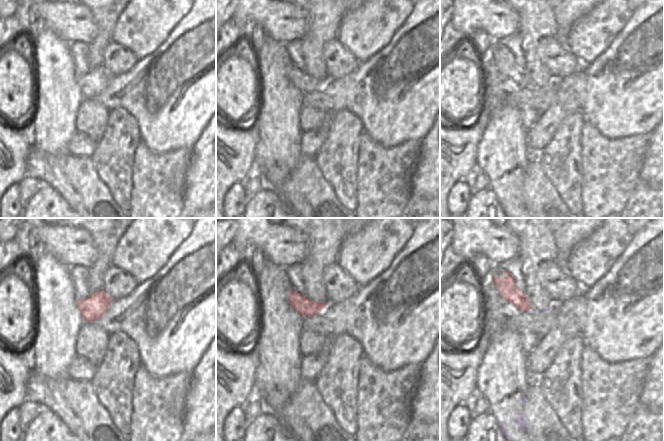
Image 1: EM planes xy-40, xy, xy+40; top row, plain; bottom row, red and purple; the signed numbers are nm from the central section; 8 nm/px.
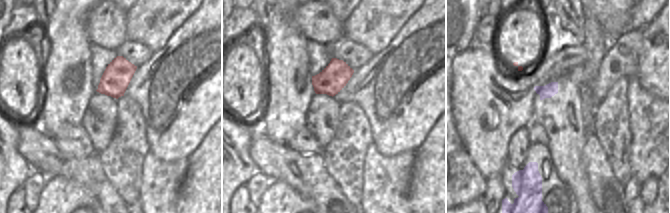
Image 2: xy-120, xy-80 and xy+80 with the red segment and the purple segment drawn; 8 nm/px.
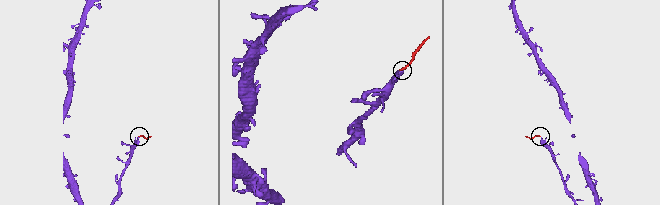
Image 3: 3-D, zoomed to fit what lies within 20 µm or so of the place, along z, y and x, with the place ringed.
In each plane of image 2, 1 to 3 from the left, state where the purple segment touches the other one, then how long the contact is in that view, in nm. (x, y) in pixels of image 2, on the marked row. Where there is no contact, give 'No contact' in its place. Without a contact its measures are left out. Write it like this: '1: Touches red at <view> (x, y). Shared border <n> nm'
1: No contact
2: No contact
3: No contact

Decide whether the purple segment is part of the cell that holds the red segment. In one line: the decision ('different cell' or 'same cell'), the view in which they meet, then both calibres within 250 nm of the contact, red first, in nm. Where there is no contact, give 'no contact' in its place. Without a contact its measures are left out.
different cell; no contact

